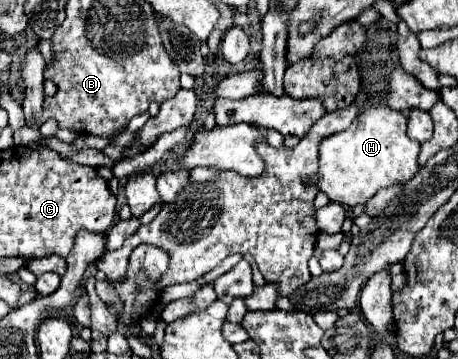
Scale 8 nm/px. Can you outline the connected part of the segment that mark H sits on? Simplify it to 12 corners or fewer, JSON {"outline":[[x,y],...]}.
{"outline":[[389,107],[319,145],[317,191],[355,207],[411,181],[419,143]]}

